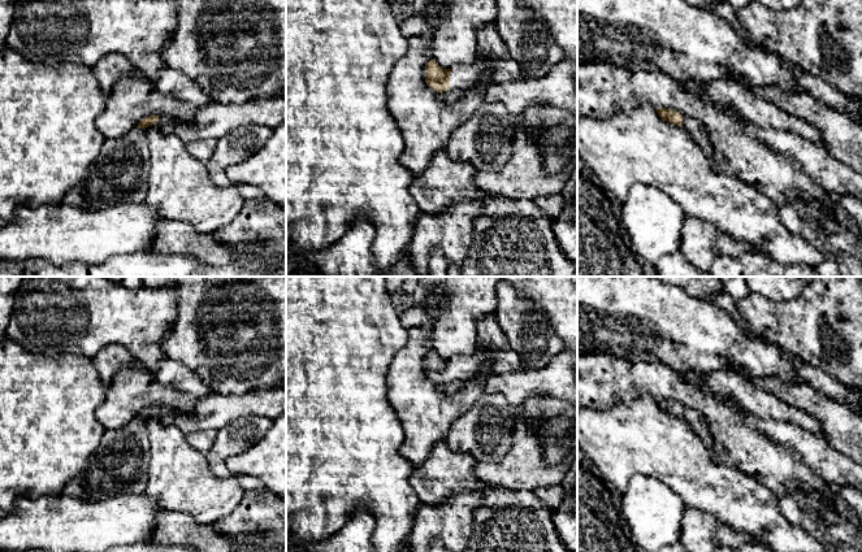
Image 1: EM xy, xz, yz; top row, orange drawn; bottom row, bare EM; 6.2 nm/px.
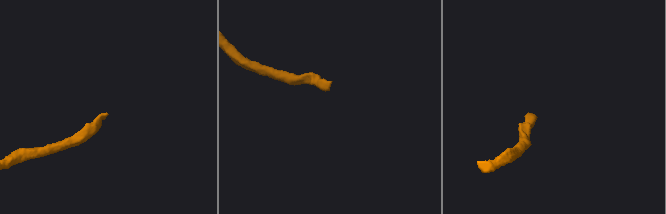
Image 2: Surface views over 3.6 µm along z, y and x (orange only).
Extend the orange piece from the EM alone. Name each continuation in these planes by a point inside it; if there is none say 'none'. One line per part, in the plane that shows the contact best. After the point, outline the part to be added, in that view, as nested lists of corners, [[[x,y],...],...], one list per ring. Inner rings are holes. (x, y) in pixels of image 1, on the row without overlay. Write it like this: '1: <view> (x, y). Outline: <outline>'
1: xz (463, 368). Outline: [[[476,352],[472,356],[458,357],[450,362],[450,382],[456,379],[469,379],[481,371],[486,356]]]

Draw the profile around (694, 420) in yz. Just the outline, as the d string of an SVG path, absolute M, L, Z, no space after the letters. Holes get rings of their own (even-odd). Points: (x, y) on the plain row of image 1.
M683 408L683 416L681 416L689 427L703 440L710 440L710 430L707 426L706 420L694 409L692 408Z

